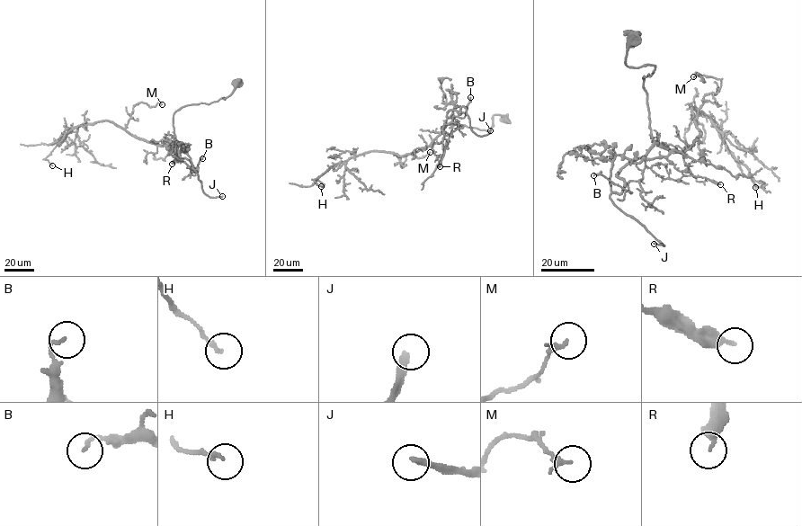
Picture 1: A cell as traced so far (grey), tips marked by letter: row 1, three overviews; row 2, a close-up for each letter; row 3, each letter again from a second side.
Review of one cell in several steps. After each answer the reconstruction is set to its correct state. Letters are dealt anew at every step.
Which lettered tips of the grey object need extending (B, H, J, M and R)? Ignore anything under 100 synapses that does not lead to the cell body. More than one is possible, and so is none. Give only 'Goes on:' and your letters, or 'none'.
Goes on: J

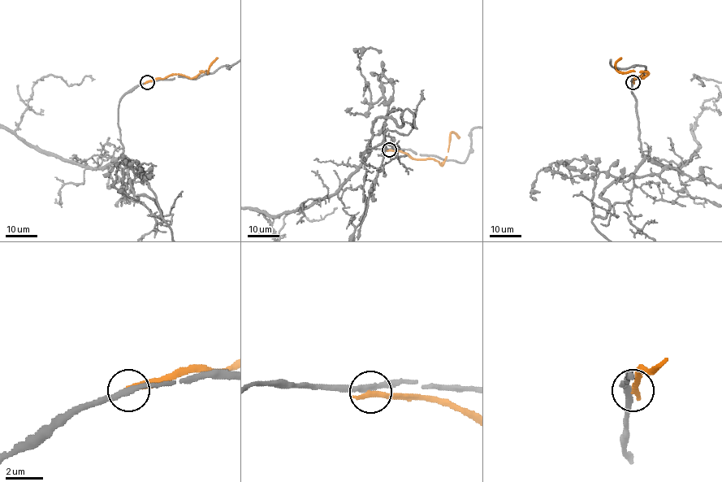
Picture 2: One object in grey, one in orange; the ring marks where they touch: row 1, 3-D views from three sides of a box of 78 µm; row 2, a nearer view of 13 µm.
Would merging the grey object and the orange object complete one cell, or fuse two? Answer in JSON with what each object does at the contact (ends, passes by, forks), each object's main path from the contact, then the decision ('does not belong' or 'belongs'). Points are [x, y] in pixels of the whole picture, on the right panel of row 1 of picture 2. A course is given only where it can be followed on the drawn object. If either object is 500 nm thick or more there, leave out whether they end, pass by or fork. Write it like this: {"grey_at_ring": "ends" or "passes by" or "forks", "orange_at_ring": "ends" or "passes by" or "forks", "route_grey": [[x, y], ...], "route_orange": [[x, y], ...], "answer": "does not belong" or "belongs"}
{"grey_at_ring": "passes by", "orange_at_ring": "ends", "route_orange": [[633, 82], [642, 74], [642, 78], [646, 74], [620, 72], [616, 68], [616, 62], [621, 58]], "answer": "does not belong"}

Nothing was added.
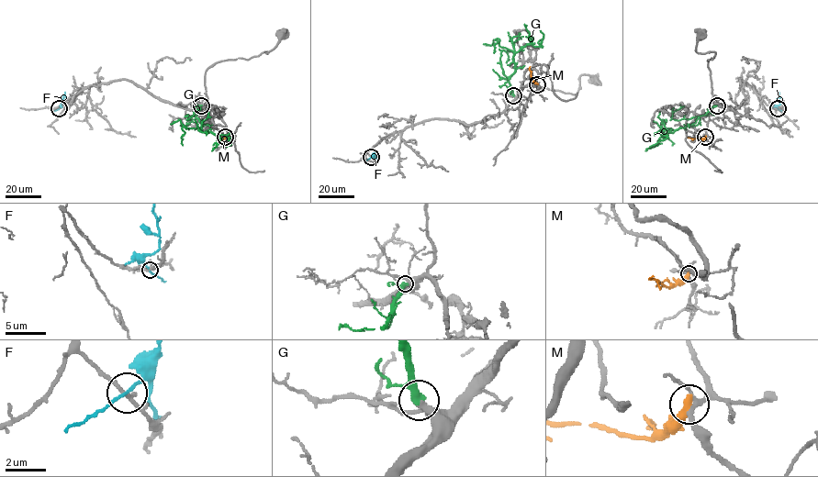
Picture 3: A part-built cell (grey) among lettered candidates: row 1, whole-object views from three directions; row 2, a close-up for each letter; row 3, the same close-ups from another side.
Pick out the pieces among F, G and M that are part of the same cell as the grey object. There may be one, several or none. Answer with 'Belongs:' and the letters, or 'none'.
Belongs: G

